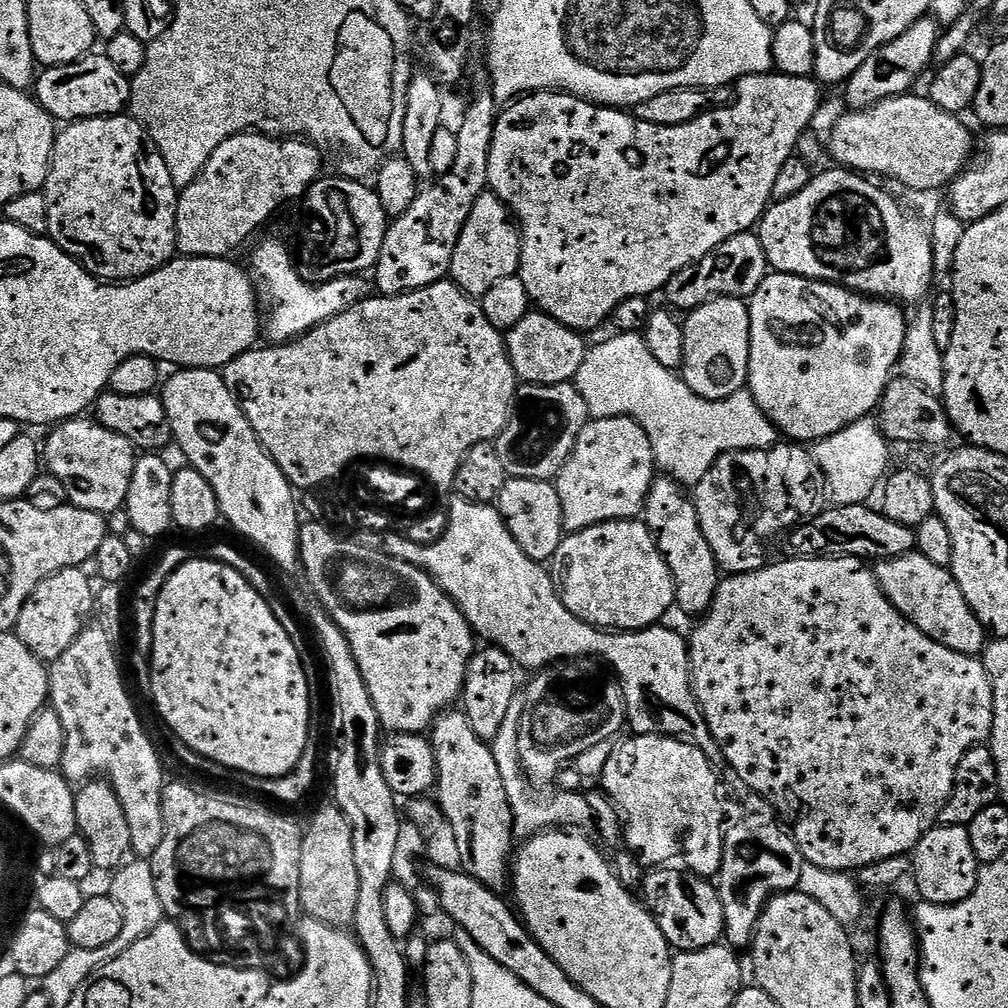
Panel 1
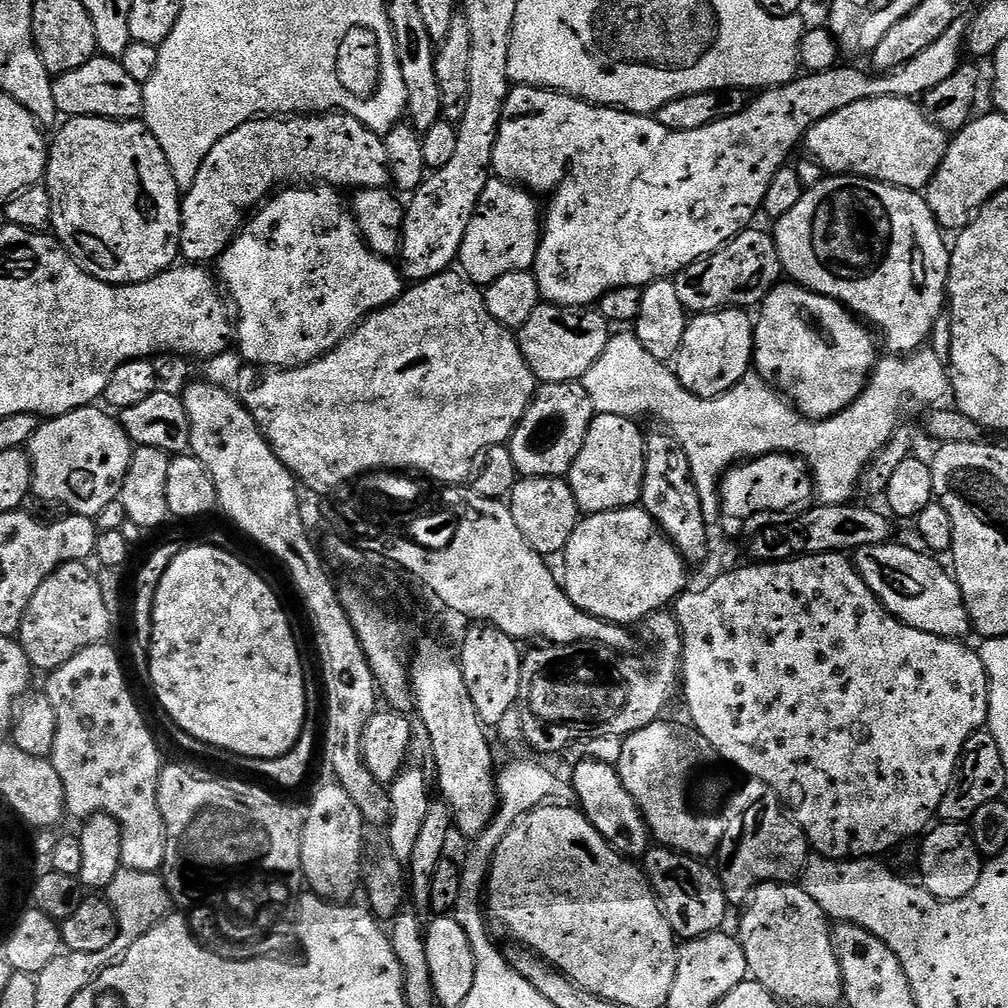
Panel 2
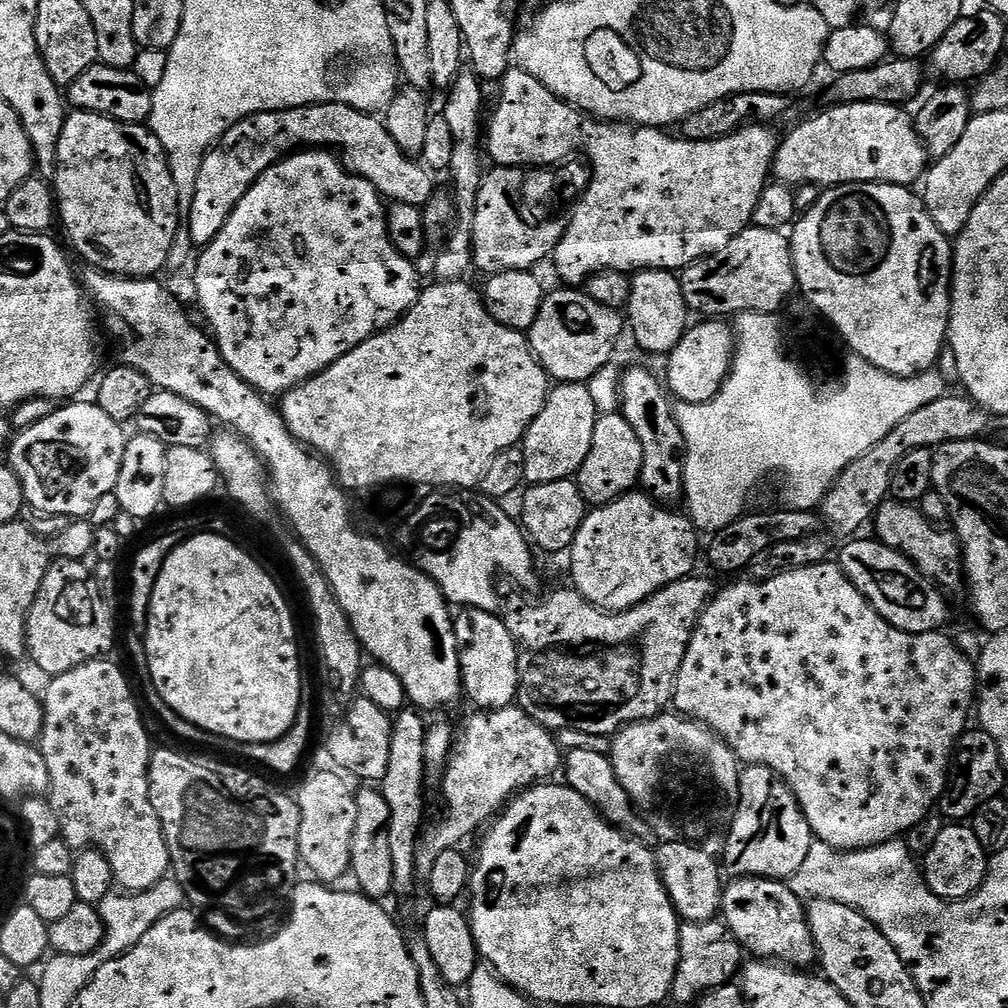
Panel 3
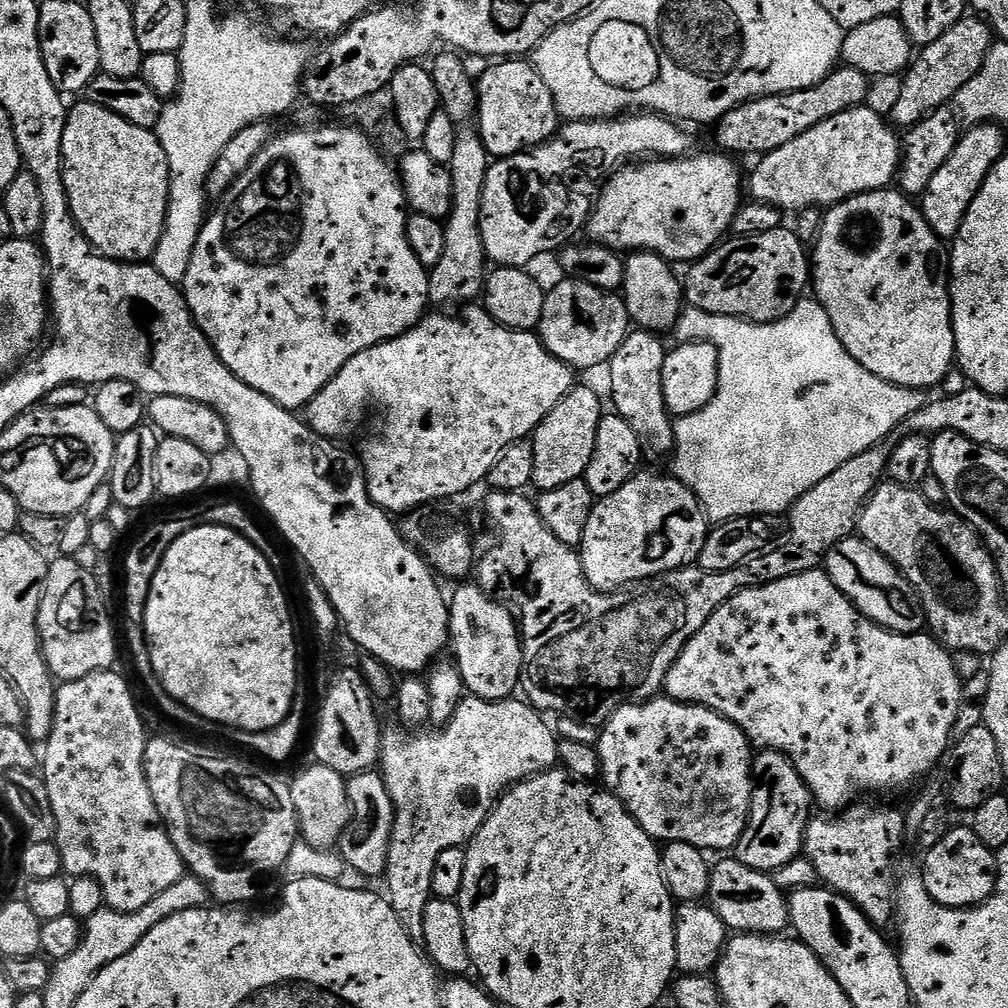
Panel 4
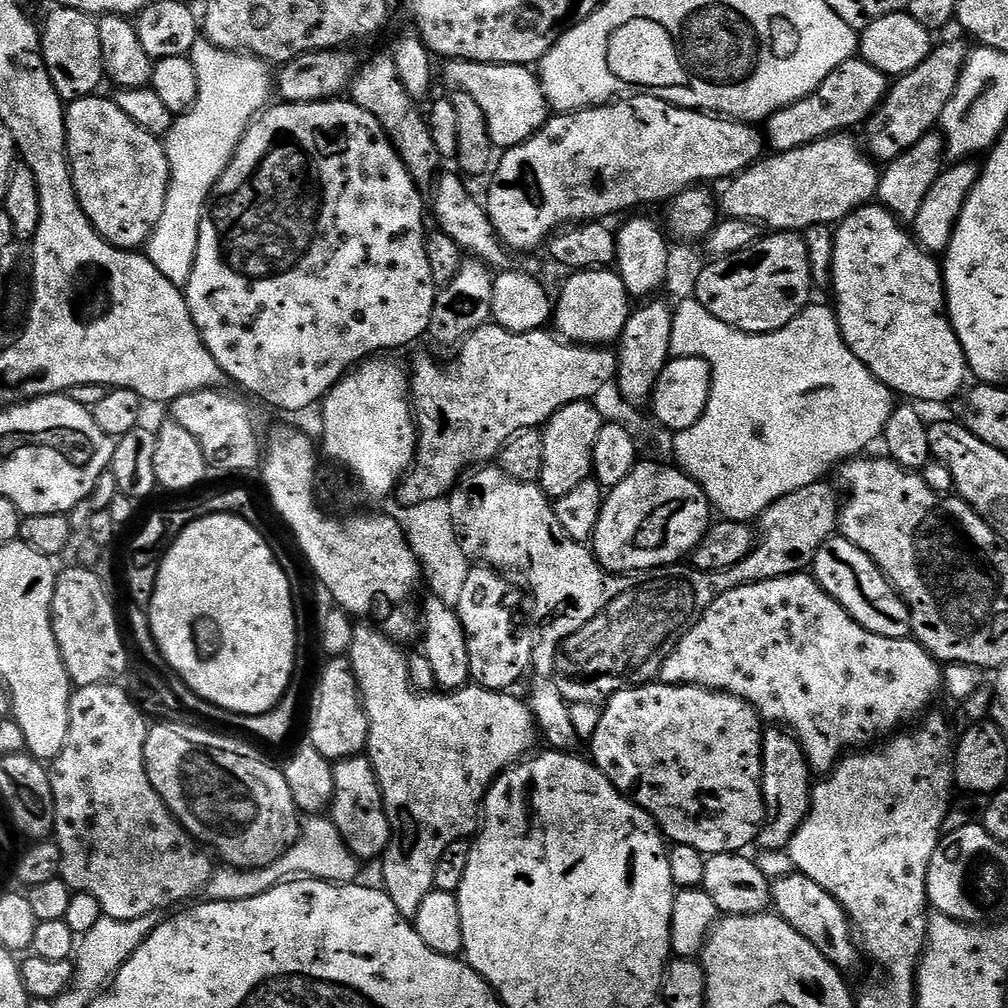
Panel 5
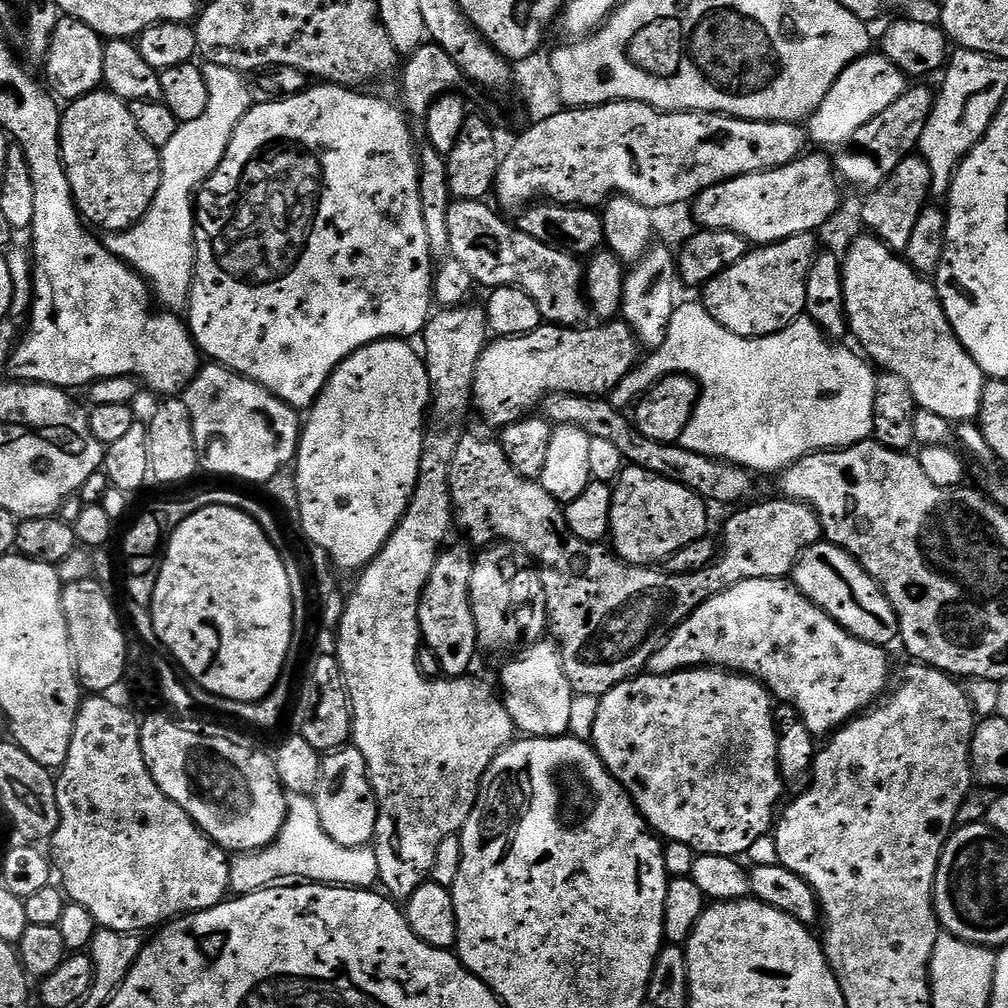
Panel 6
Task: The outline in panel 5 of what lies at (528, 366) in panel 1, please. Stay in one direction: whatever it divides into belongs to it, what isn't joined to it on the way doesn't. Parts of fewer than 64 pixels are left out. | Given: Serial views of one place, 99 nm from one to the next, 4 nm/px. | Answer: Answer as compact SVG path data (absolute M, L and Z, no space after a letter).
M599 268L598 270L586 270L585 272L572 272L569 280L565 282L564 289L554 300L554 325L555 331L565 341L585 346L612 346L617 343L622 330L628 321L628 315L632 313L633 305L626 286L622 282L619 272L612 268Z

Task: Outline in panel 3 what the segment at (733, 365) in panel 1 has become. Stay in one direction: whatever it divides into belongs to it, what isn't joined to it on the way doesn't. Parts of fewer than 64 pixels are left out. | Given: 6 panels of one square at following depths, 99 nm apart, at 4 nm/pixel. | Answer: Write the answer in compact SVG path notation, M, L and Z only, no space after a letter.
M708 318L700 323L704 324L693 323L682 338L682 342L678 342L678 346L674 346L674 350L666 357L666 363L668 363L666 387L669 393L682 404L705 404L713 400L722 390L724 379L727 378L728 371L732 369L732 357L736 355L736 338L733 329L729 325L727 328L724 325L727 323L723 319Z

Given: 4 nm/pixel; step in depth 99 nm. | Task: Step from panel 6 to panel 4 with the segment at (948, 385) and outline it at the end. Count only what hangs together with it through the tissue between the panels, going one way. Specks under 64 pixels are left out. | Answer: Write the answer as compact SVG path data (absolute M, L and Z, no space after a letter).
M899 190L863 192L833 204L831 208L823 213L820 231L810 252L810 284L814 289L815 299L820 301L821 306L826 310L826 314L830 314L830 322L834 326L842 346L846 346L849 354L862 366L866 366L866 370L870 370L870 374L903 388L933 390L932 388L939 389L943 385L946 374L953 368L956 360L956 339L954 338L954 326L952 325L952 294L948 265L950 252L945 241L941 240L936 231L926 222L923 211L917 205L915 208L912 204L915 203Z

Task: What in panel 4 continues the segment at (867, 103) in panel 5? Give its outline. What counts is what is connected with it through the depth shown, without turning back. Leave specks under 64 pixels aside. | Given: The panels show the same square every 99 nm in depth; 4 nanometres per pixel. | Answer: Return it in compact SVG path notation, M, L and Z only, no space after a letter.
M847 66L837 67L822 83L810 86L806 90L787 92L781 96L759 96L756 100L739 104L721 120L716 121L716 140L721 144L719 147L728 154L773 152L778 150L778 146L786 146L786 142L794 142L798 134L814 130L818 122L826 122L826 118L834 118L834 114L861 107L867 101L864 99L868 96L868 84L870 78L862 74L862 70L854 70Z

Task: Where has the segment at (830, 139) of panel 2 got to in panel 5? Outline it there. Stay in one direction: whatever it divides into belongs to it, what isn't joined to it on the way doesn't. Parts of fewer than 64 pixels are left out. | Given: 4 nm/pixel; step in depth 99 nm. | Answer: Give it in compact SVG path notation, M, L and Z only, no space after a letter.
M848 134L827 136L798 150L765 155L751 168L744 169L739 176L727 181L728 189L718 200L723 215L752 220L765 229L778 232L800 232L815 224L839 224L853 210L865 207L876 196L876 187L880 185L877 165L869 159L865 149L861 145L859 148L850 137Z

